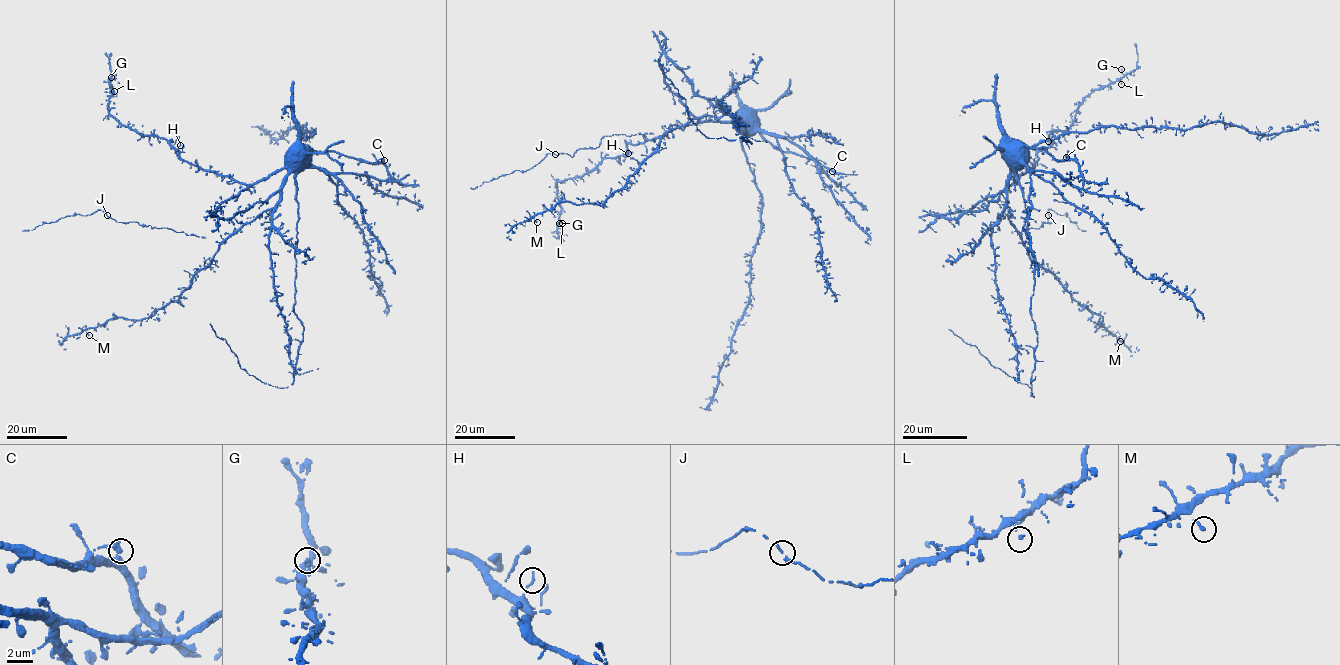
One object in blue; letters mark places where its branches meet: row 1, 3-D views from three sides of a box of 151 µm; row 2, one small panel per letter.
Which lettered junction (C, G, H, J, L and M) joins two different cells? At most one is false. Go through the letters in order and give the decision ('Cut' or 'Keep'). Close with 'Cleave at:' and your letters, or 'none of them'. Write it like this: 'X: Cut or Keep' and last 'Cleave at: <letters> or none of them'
C: Keep
G: Keep
H: Keep
J: Keep
L: Keep
M: Keep
Cleave at: none of them

